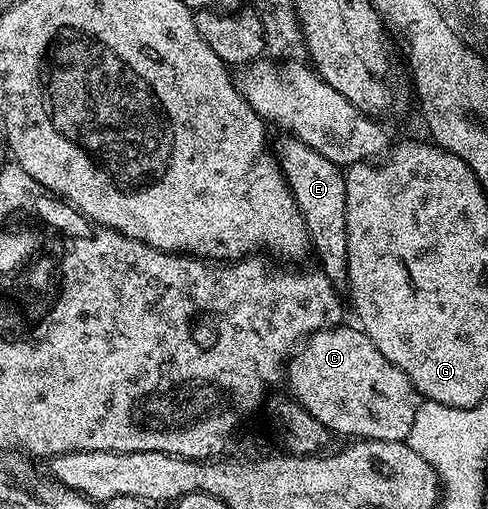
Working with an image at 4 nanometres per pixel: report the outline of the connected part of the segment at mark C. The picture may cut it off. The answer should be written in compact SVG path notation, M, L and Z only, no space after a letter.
M333 325L324 328L322 331L315 331L309 335L302 344L302 349L297 350L295 354L289 358L286 364L286 387L290 392L291 398L306 411L310 413L310 417L316 417L318 421L322 421L322 425L326 425L328 431L340 435L352 435L353 440L357 439L377 439L378 441L404 441L407 440L410 433L410 425L414 423L414 413L418 406L418 396L412 389L412 382L406 377L406 373L402 373L402 369L398 369L390 361L386 361L386 357L382 357L382 353L378 353L378 345L374 345L374 341L370 341L368 334L359 326L344 327L345 325Z

